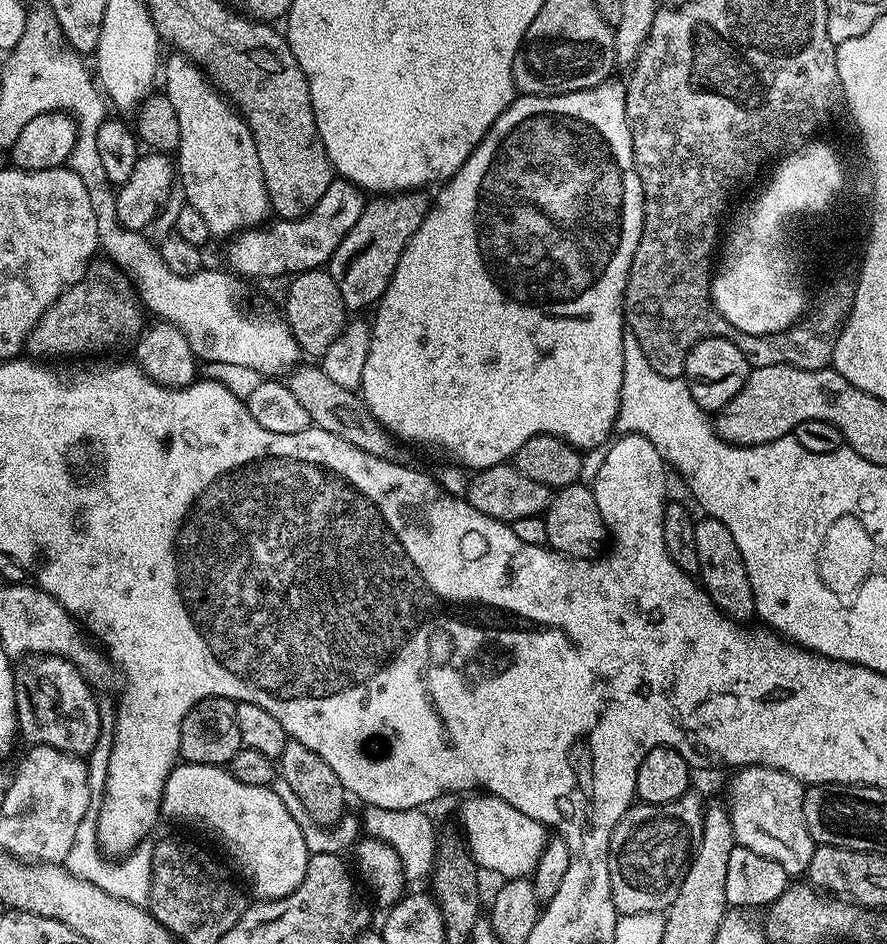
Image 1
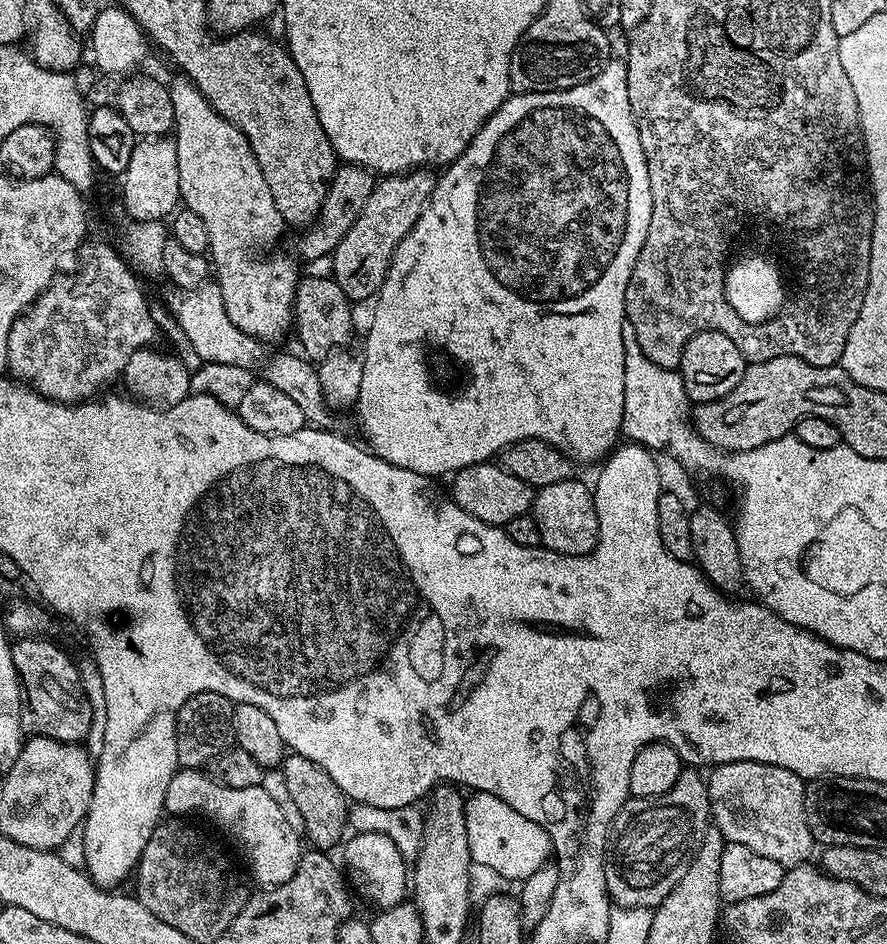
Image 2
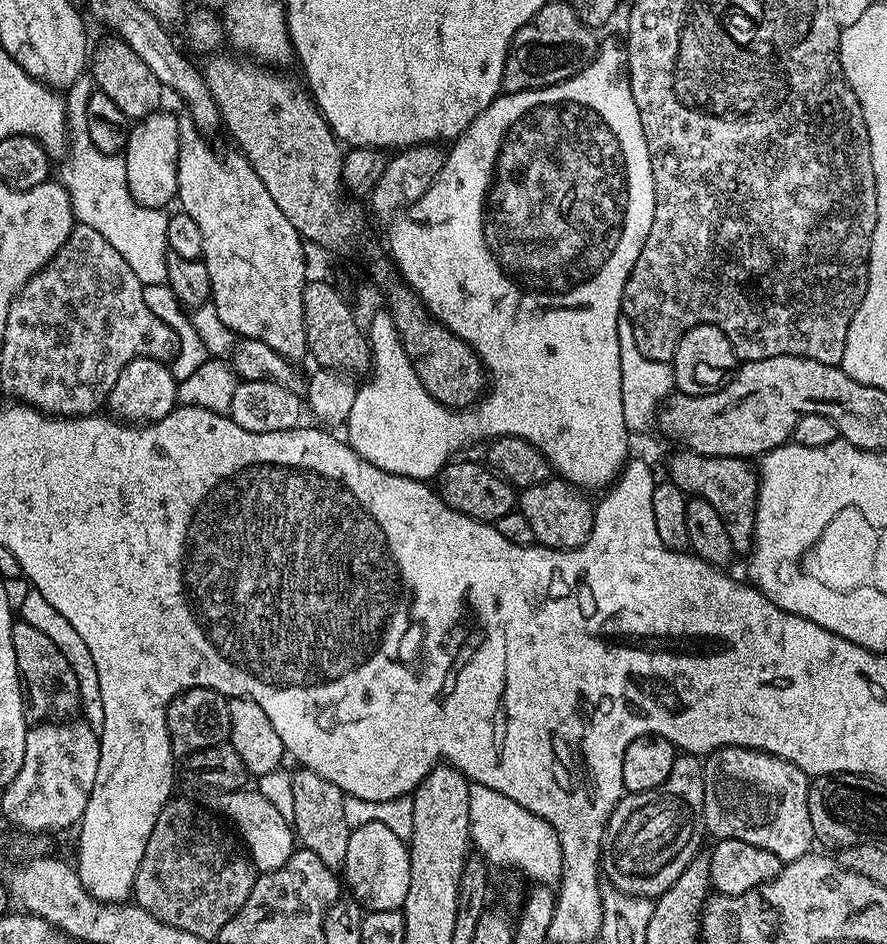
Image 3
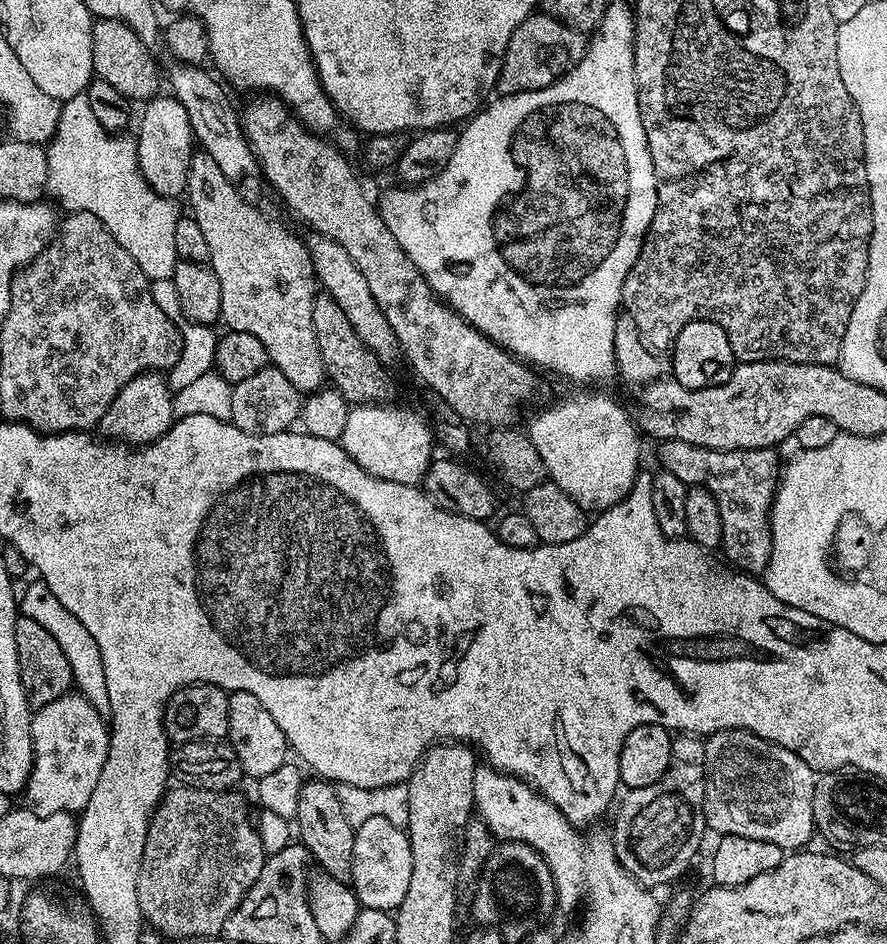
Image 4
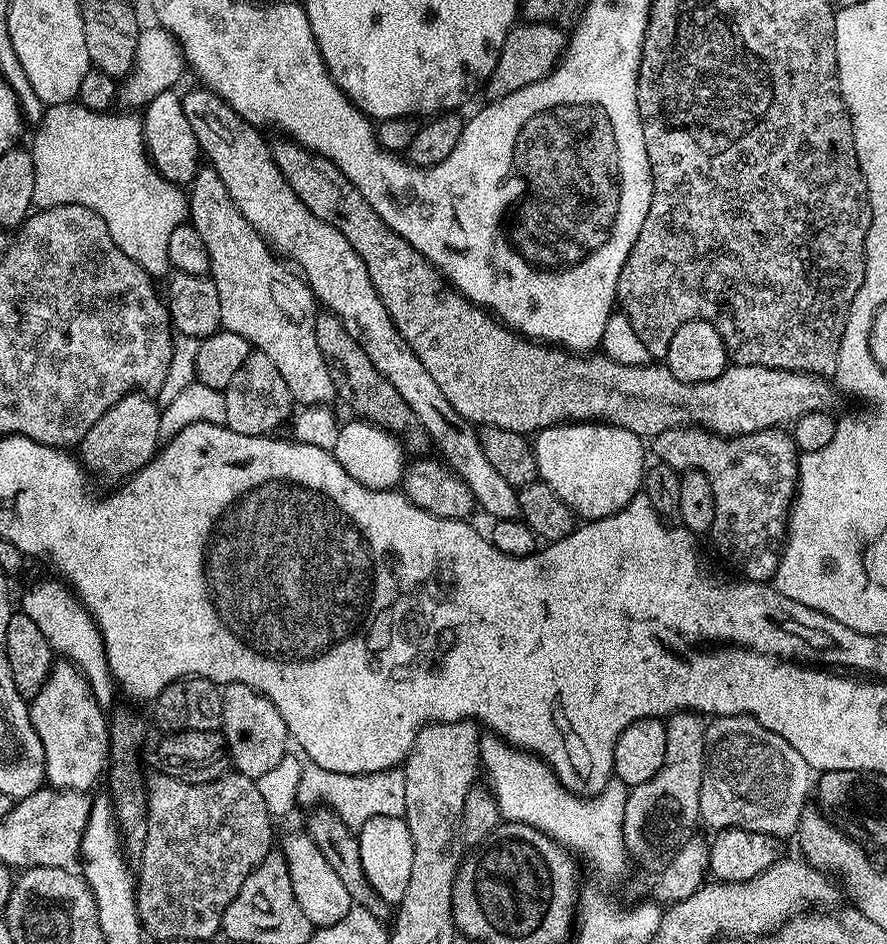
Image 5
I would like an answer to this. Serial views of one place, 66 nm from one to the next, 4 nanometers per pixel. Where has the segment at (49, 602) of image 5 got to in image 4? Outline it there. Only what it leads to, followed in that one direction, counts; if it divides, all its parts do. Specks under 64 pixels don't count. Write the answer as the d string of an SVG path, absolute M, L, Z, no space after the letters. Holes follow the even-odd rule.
M36 578L33 581L33 584L25 586L24 592L22 588L19 593L19 615L34 618L34 622L38 622L38 626L42 626L50 633L54 642L58 642L62 654L66 656L66 662L70 662L75 691L84 696L86 702L90 702L90 706L100 716L110 717L110 696L106 694L106 676L102 674L102 656L98 654L98 646L94 642L94 638L90 638L90 632L86 630L86 626L82 626L82 622L78 622L78 618L74 618L74 614L70 614L70 610L66 610L66 606L62 606L62 602L58 602L58 598L54 598L54 594L50 594L50 590L45 586L43 580Z

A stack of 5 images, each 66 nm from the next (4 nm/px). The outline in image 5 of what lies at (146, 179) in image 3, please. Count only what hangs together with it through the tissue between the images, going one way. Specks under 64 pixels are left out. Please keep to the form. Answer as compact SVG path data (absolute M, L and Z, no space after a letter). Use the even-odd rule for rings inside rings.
M169 90L158 94L153 101L142 109L144 121L144 151L147 152L153 167L160 172L162 178L179 186L191 185L192 179L202 167L202 153L198 146L198 138L194 138L194 130L190 130L190 121L186 118L186 110L182 110L182 96L179 91Z

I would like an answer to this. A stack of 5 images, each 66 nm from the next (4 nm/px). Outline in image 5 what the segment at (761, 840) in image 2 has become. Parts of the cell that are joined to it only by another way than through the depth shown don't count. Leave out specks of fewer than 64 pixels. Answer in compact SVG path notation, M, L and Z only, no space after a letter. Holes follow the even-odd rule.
M718 716L707 721L706 750L704 751L704 777L700 795L700 819L712 830L741 828L758 834L790 837L797 831L799 820L814 792L814 770L774 730L766 730L753 716Z

